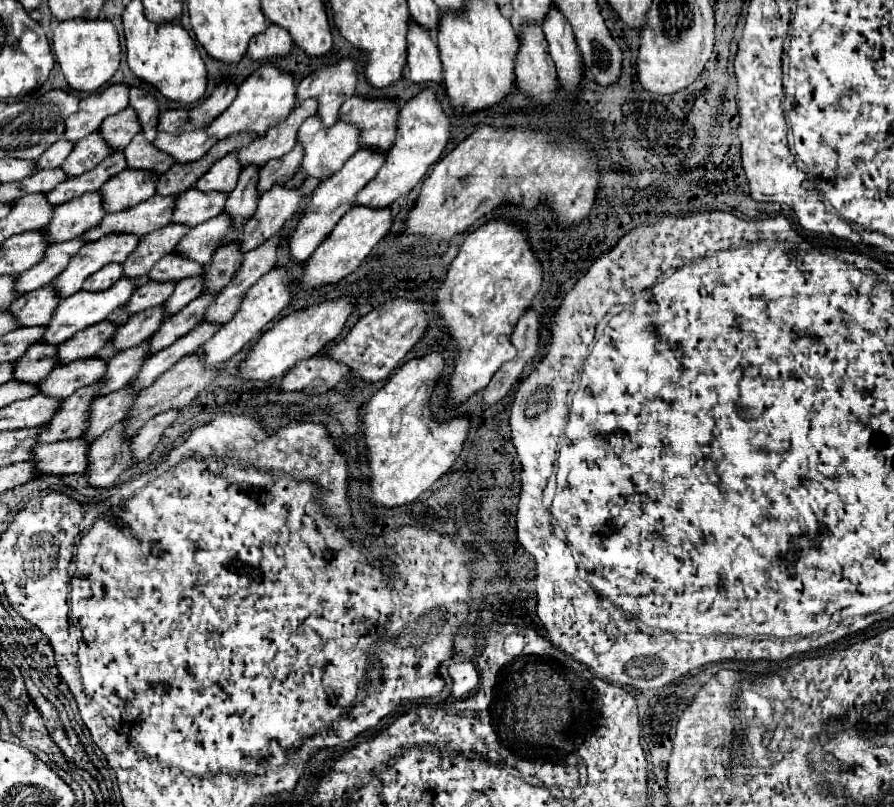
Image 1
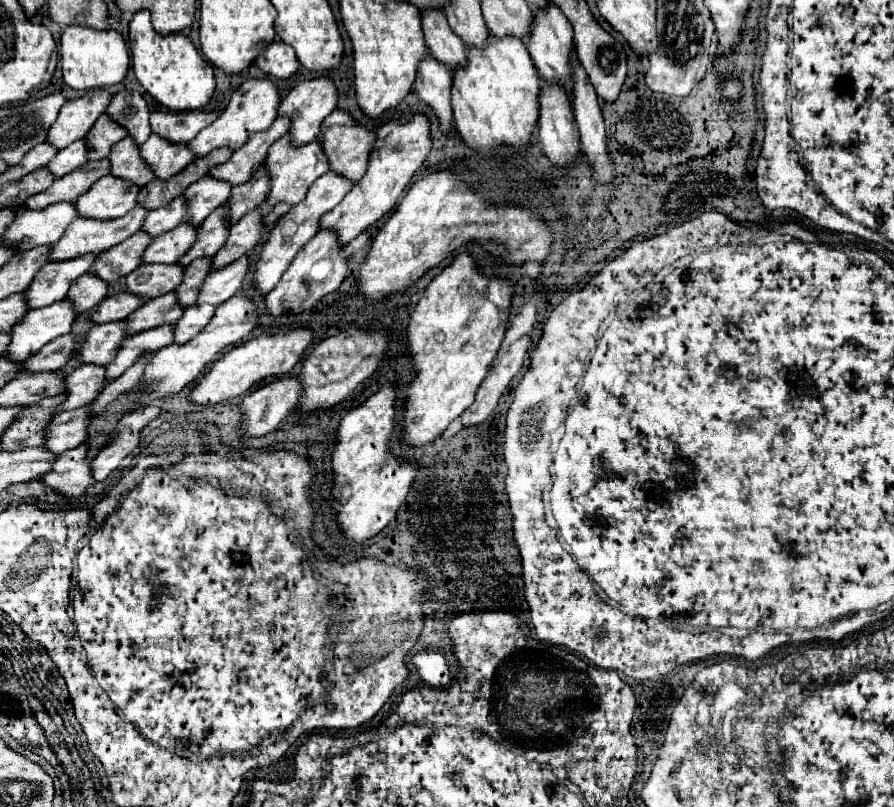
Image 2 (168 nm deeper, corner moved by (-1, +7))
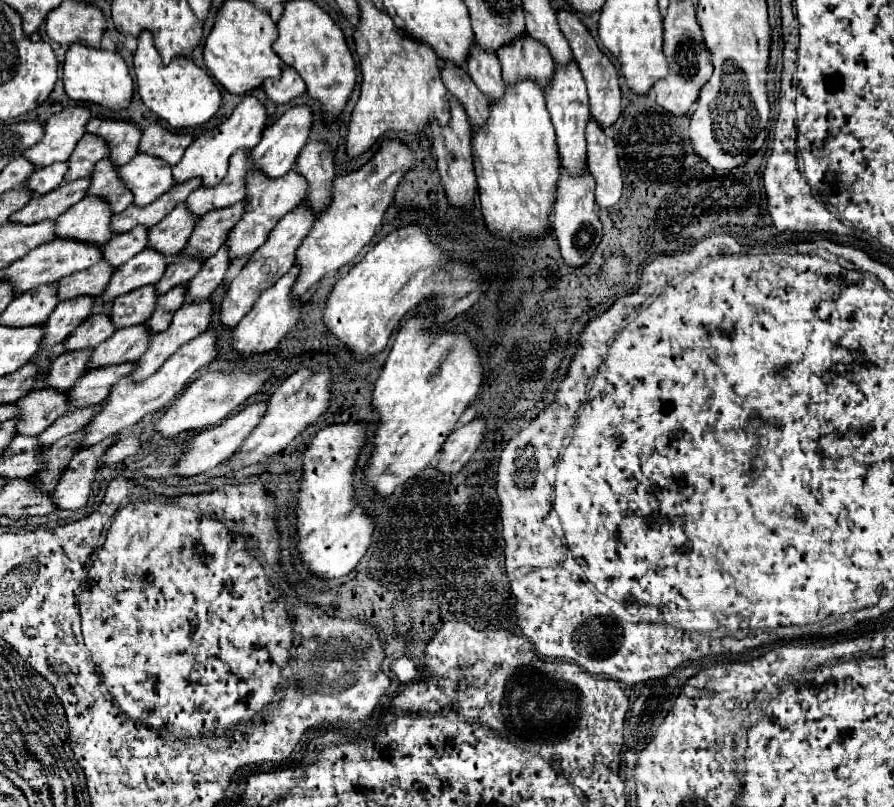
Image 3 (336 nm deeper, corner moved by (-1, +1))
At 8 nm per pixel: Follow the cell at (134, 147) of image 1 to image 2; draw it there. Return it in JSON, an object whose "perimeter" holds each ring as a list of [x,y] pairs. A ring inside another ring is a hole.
{"perimeter":[[[129,136],[117,142],[109,154],[111,174],[123,180],[129,180],[137,186],[145,186],[147,182],[153,180],[153,170],[149,170],[149,166],[141,162],[141,156],[137,154],[137,150],[139,150],[137,142],[133,142],[133,138]]]}

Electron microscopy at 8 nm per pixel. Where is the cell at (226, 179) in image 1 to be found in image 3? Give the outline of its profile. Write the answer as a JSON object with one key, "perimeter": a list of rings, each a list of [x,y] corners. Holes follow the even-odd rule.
{"perimeter":[[[179,204],[161,224],[155,224],[149,228],[149,248],[161,252],[163,256],[175,256],[183,250],[185,242],[189,240],[193,232],[193,224],[197,222],[195,216],[185,208],[185,204]]]}

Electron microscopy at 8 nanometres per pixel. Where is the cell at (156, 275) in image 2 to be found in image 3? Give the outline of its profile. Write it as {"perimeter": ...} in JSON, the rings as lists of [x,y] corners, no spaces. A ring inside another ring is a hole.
{"perimeter":[[[149,284],[145,288],[137,288],[125,296],[119,296],[113,302],[109,318],[113,320],[115,328],[127,328],[129,324],[143,324],[157,302],[155,288]]]}

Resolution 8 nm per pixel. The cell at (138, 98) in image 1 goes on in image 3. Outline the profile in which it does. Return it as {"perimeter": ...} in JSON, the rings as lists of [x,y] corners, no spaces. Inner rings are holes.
{"perimeter":[[[93,118],[85,126],[85,132],[101,136],[107,142],[109,160],[115,166],[127,164],[137,154],[137,146],[139,146],[139,140],[141,140],[141,130],[133,122]]]}

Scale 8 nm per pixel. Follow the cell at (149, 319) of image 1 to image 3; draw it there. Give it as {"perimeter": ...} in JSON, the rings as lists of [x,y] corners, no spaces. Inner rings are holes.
{"perimeter":[[[87,348],[87,350],[65,352],[59,358],[55,358],[47,368],[45,388],[67,392],[85,374],[89,356],[91,356],[91,350]]]}

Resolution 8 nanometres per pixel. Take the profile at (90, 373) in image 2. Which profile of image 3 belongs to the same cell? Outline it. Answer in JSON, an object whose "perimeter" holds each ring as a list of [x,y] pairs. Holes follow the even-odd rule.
{"perimeter":[[[41,388],[35,392],[25,394],[21,400],[17,400],[17,434],[23,436],[37,436],[49,424],[53,424],[59,416],[63,416],[71,404],[65,400],[67,396],[59,390]]]}

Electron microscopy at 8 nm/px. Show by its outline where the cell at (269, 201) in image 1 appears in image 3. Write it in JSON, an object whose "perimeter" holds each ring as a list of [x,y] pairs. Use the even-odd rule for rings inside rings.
{"perimeter":[[[221,246],[215,256],[203,262],[199,274],[187,284],[187,302],[199,302],[209,298],[221,284],[227,268],[229,268],[229,252],[225,246]]]}

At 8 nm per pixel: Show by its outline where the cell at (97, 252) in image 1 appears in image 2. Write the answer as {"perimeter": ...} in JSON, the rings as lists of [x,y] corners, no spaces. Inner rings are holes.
{"perimeter":[[[83,254],[83,258],[75,258],[73,262],[47,262],[25,290],[29,308],[43,308],[63,300],[71,282],[89,272],[93,258],[97,258],[97,254]]]}

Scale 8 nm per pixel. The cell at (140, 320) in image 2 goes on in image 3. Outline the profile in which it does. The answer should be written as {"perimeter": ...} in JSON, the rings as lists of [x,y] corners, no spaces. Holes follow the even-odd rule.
{"perimeter":[[[143,324],[117,330],[109,340],[93,348],[93,360],[89,360],[89,370],[137,360],[147,350],[149,338],[151,334],[143,328]]]}

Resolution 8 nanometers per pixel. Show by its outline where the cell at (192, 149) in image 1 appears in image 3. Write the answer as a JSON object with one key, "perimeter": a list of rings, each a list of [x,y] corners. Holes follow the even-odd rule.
{"perimeter":[[[137,154],[129,164],[117,168],[119,180],[133,192],[133,206],[147,206],[173,188],[171,166],[155,156]]]}

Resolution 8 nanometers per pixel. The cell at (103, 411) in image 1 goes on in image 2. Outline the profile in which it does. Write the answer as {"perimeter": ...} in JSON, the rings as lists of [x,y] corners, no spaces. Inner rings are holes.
{"perimeter":[[[91,404],[81,406],[77,410],[67,410],[57,414],[47,428],[47,440],[45,448],[49,448],[55,454],[61,454],[65,450],[71,450],[79,444],[85,442],[87,438],[87,428],[91,422]]]}

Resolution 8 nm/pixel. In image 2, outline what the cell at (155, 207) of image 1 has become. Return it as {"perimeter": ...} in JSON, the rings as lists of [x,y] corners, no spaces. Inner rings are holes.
{"perimeter":[[[135,206],[125,218],[117,218],[113,222],[97,222],[95,218],[75,218],[63,238],[53,244],[51,260],[67,260],[77,258],[87,252],[103,252],[111,246],[123,242],[131,234],[141,230],[141,222],[149,210],[143,206]]]}

